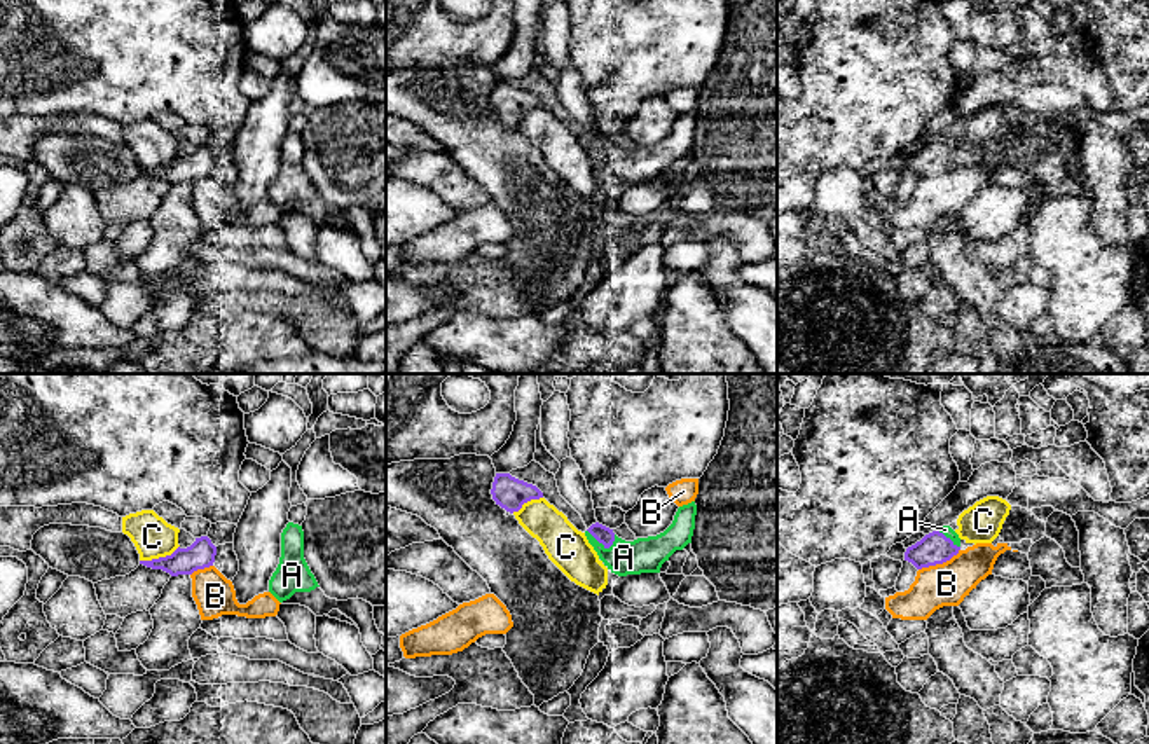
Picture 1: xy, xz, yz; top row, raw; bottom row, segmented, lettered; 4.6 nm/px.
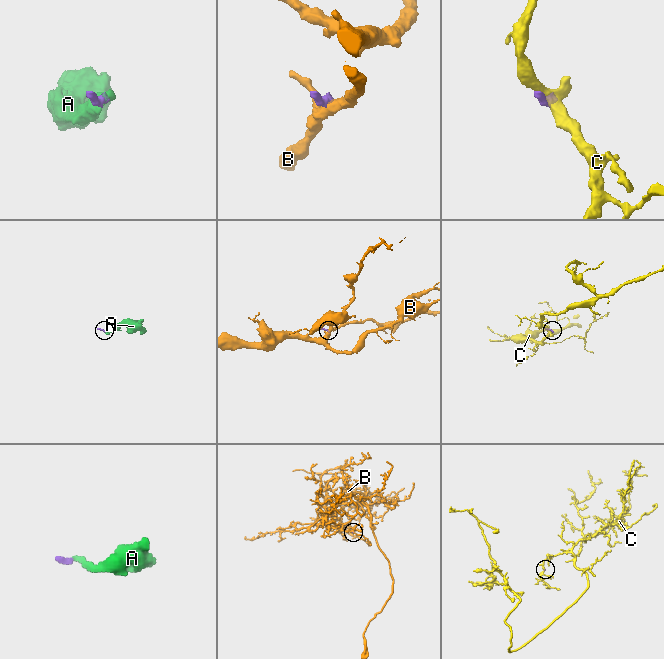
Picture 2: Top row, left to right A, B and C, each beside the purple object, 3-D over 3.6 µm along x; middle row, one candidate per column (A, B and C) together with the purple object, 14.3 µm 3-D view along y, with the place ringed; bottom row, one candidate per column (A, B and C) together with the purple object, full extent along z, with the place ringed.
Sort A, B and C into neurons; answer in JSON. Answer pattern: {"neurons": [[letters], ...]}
{"neurons": [["A"], ["B"], ["C"]]}

